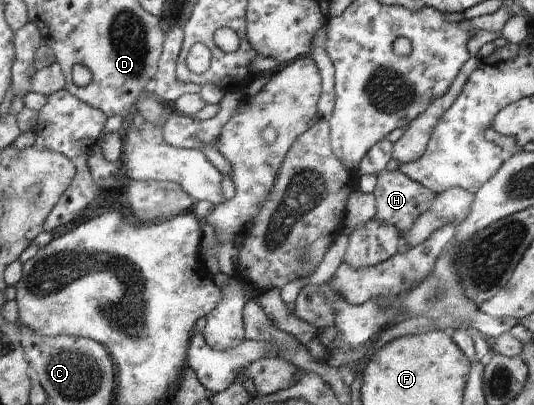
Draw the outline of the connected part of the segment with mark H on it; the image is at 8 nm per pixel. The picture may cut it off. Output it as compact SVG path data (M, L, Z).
M399 170L380 172L372 194L376 198L374 219L394 226L400 236L410 229L420 214L429 210L437 196Z

